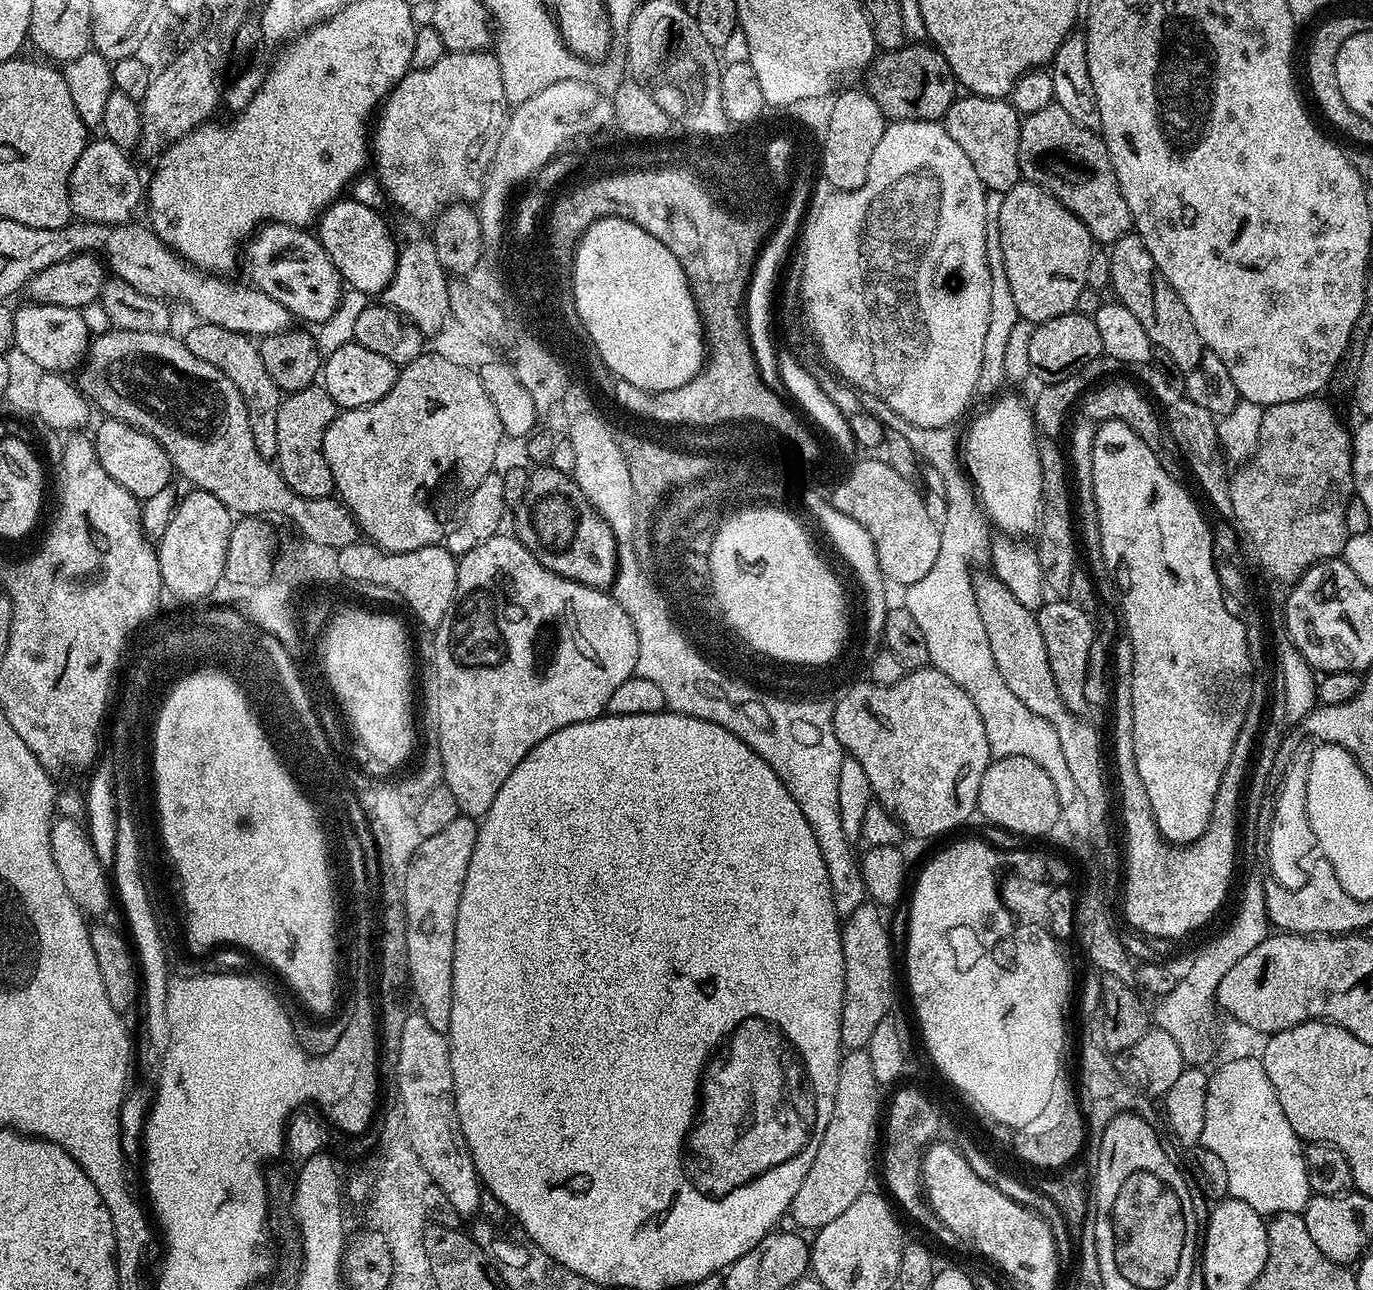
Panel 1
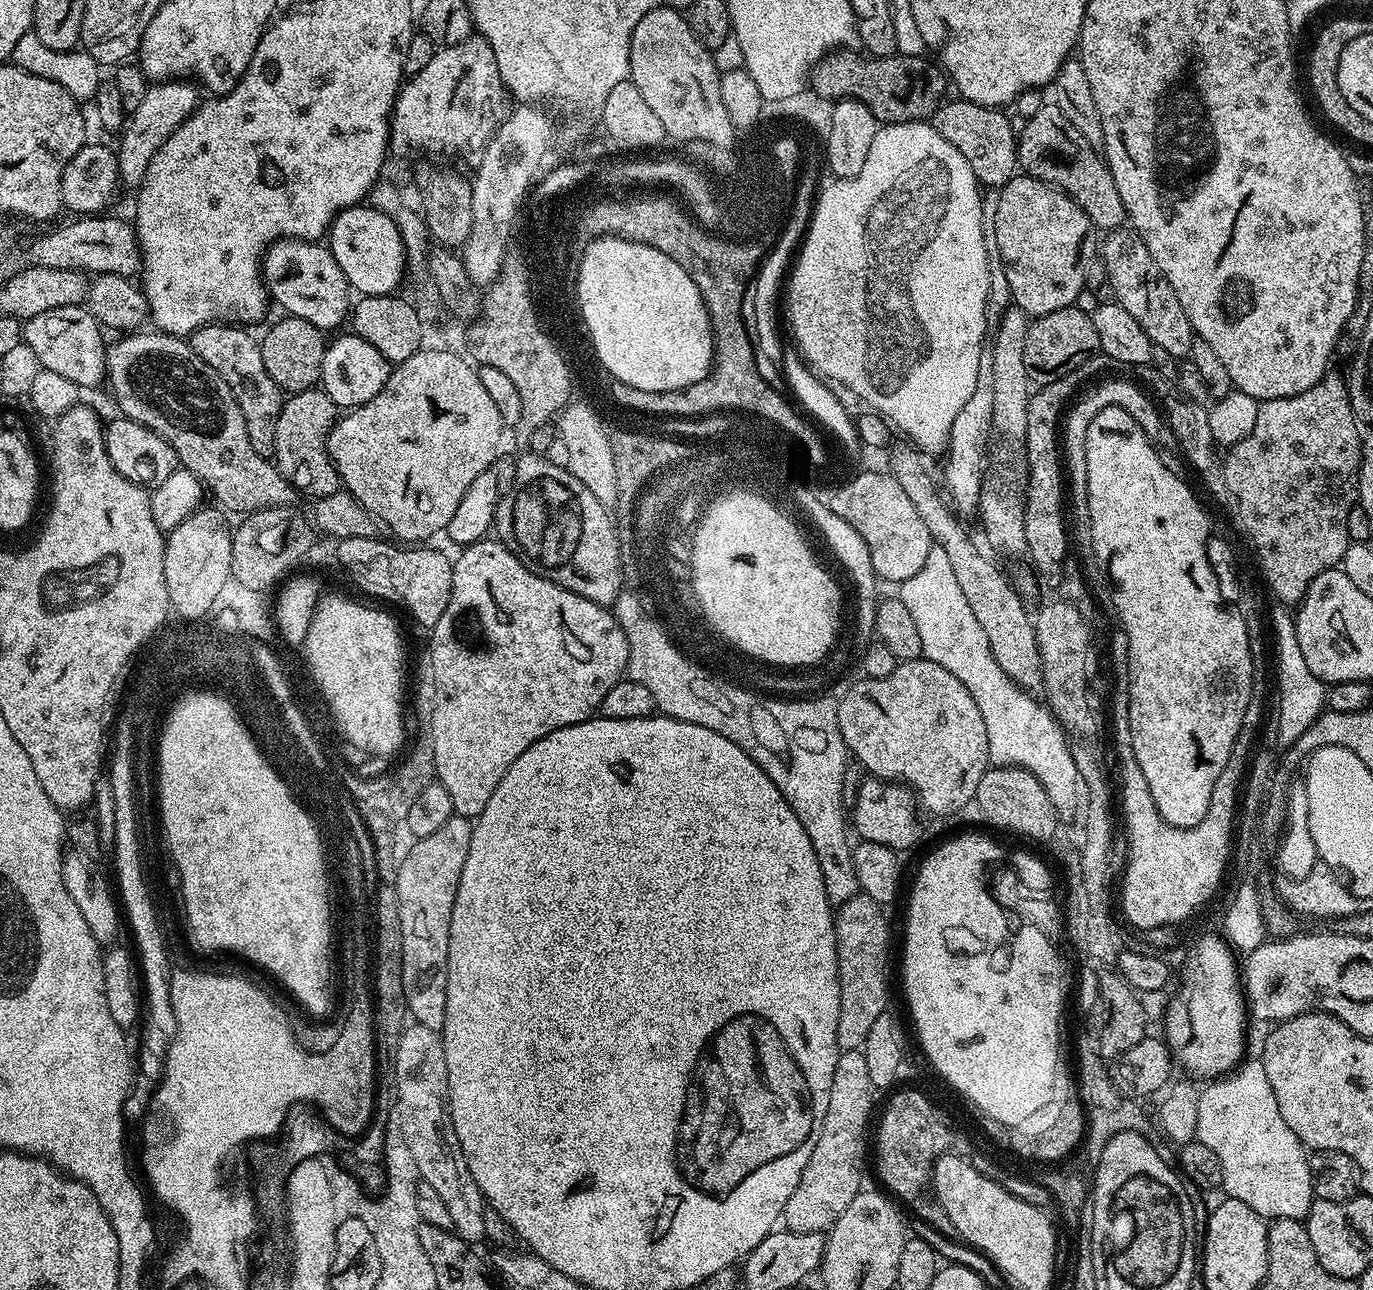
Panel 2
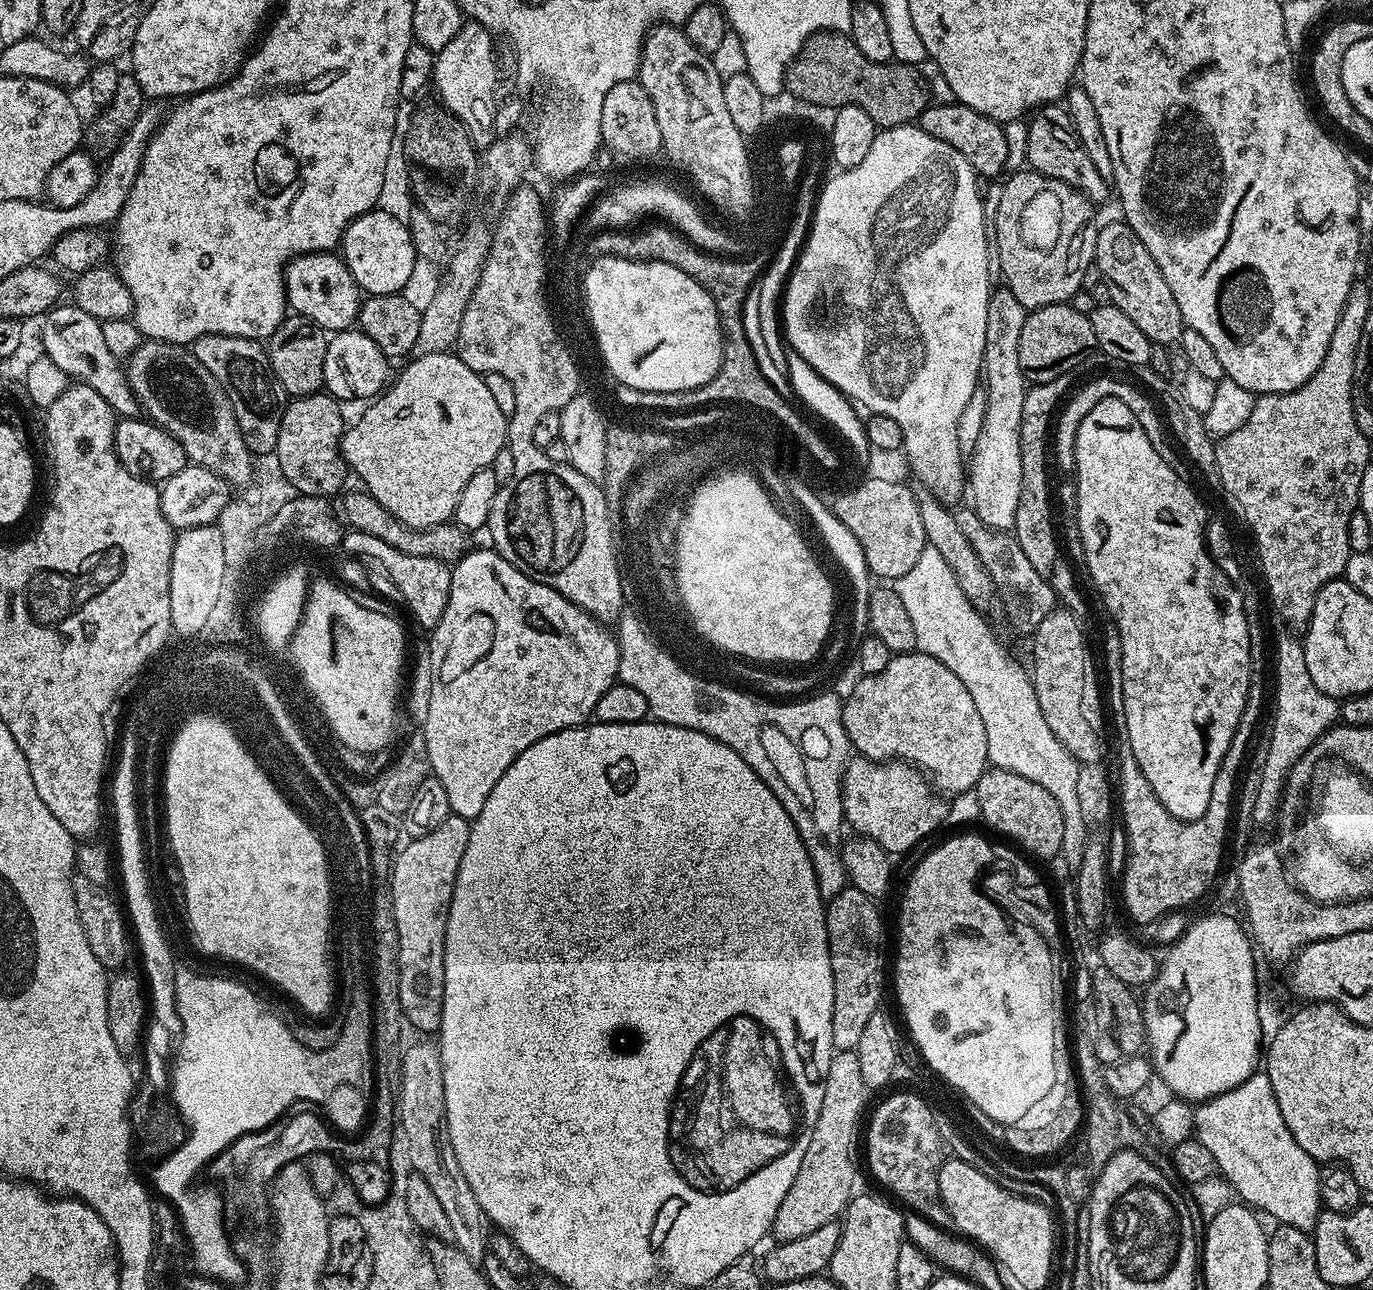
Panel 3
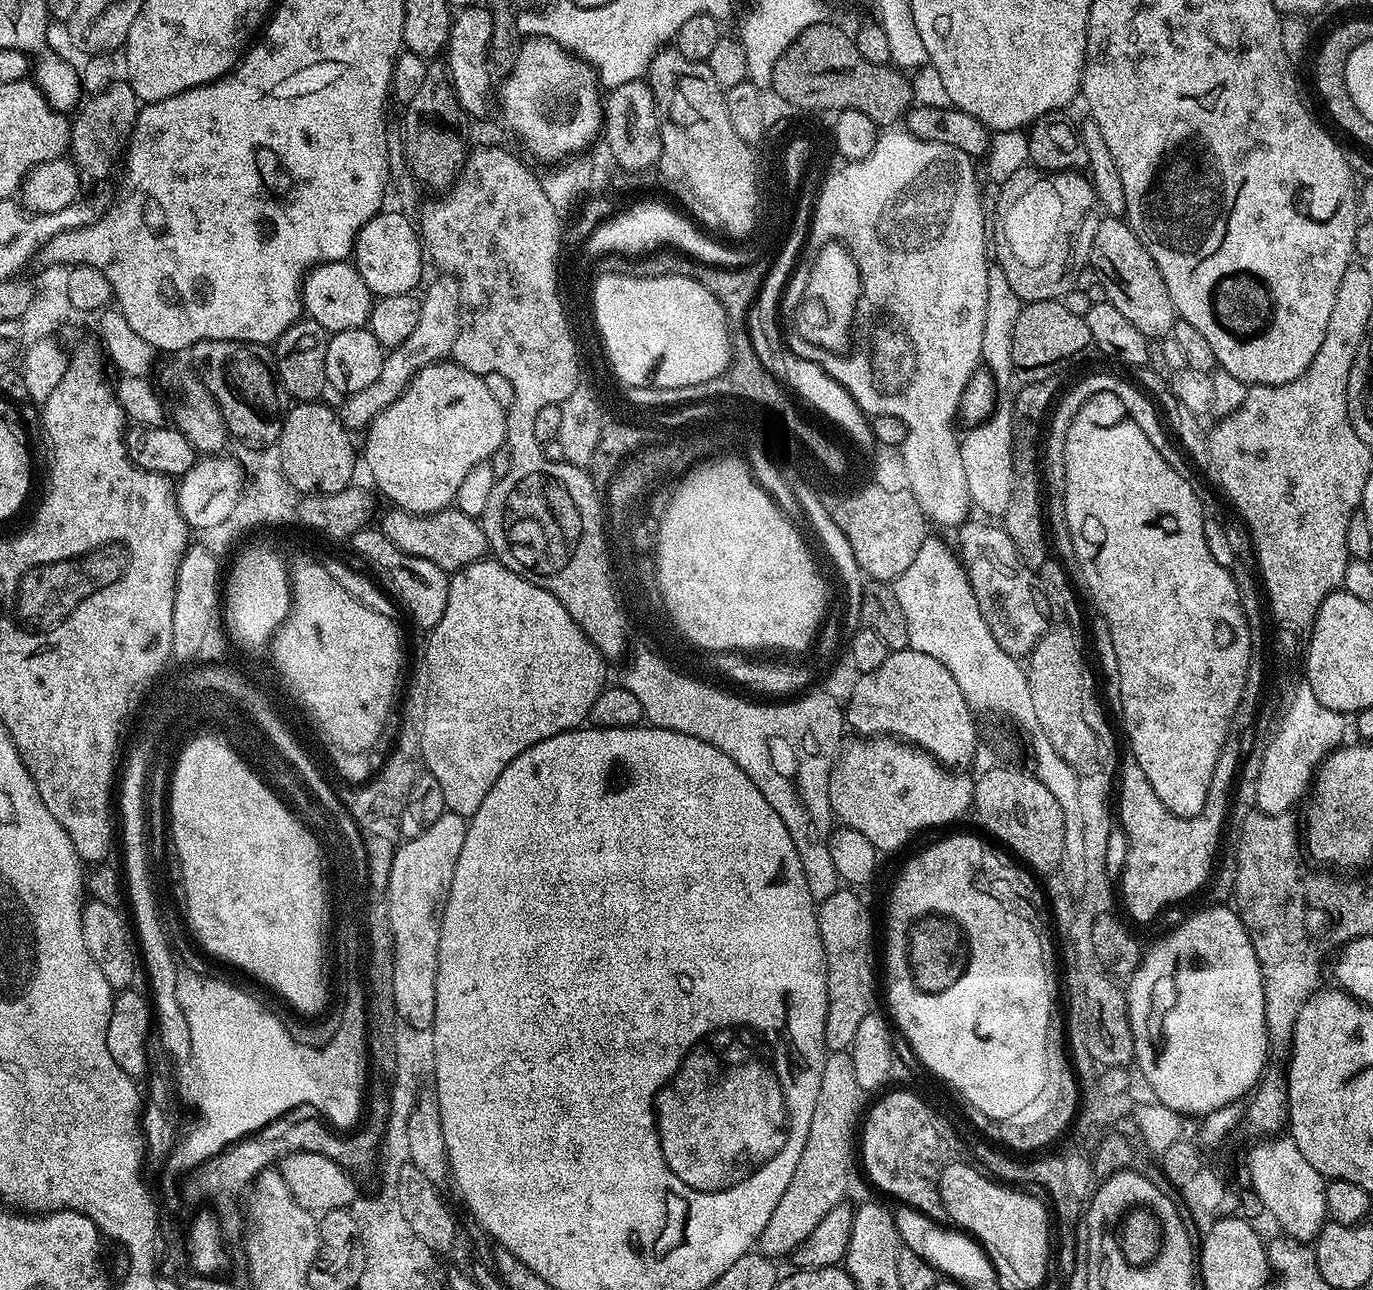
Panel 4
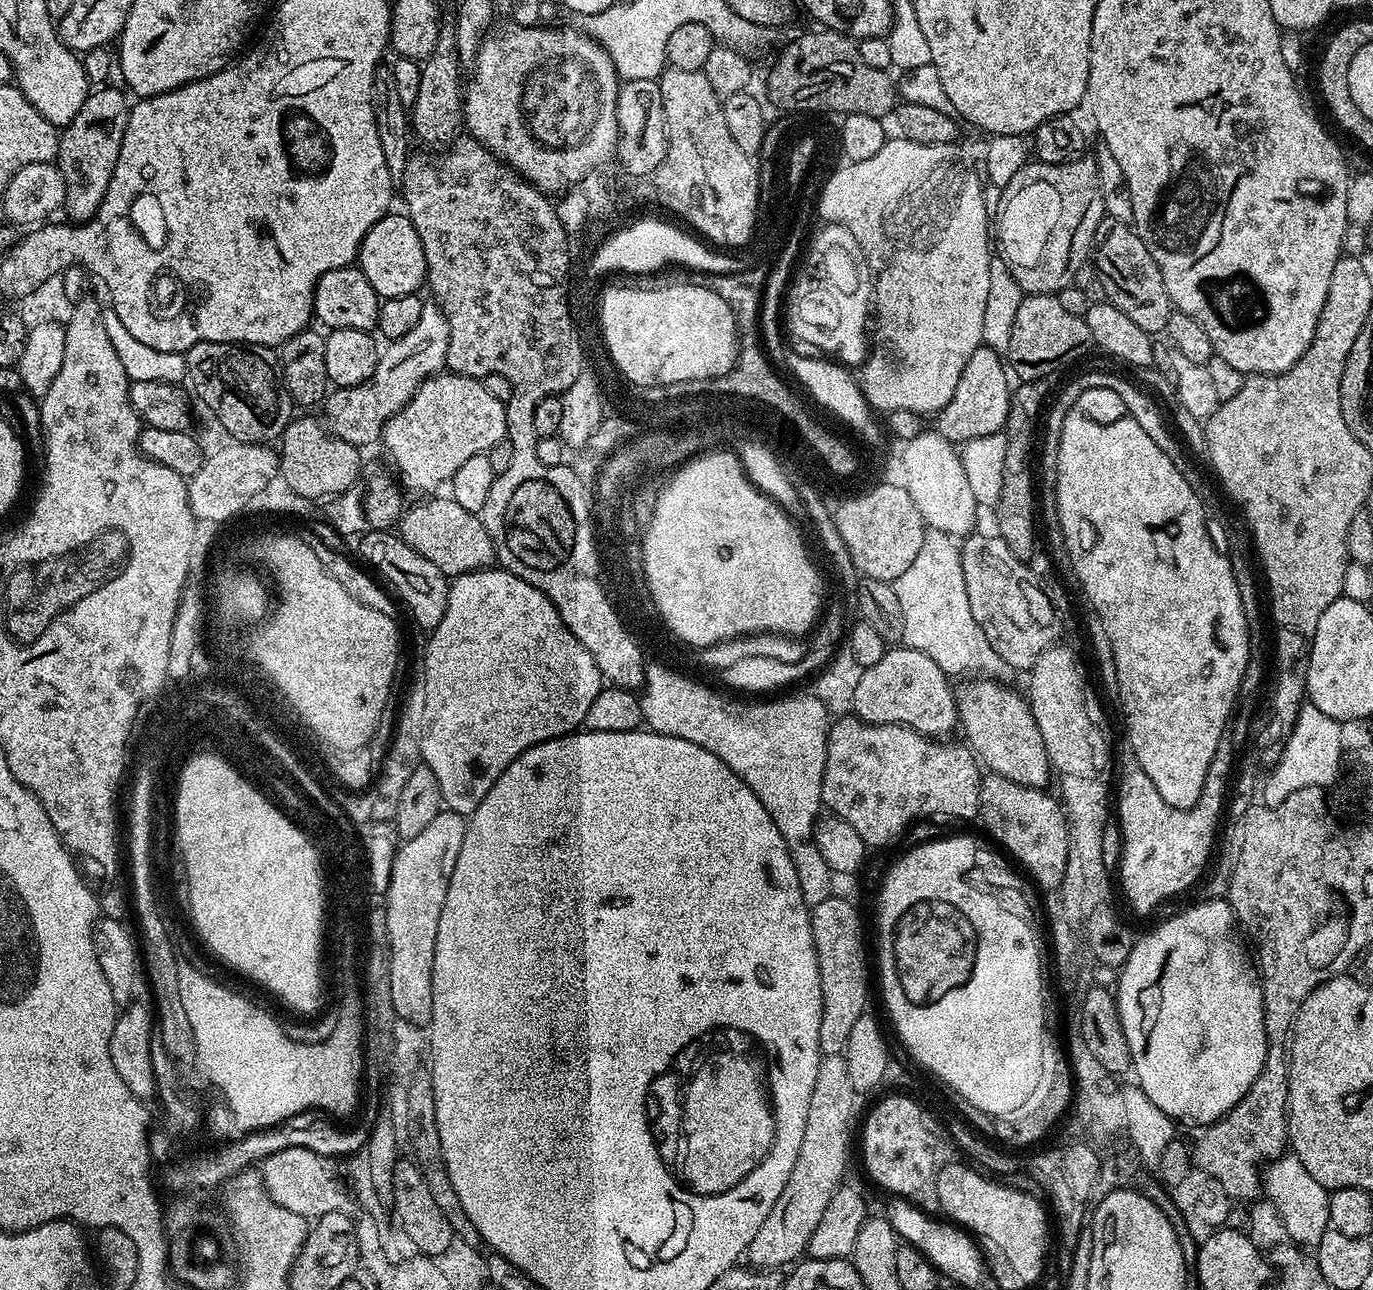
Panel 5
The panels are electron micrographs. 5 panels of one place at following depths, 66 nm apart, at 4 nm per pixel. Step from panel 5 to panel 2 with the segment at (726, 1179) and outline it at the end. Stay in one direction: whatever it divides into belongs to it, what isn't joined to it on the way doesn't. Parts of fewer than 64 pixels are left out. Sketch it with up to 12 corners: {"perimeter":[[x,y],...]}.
{"perimeter":[[749,1008],[684,1084],[672,1168],[724,1204],[813,1135],[802,1070]]}

